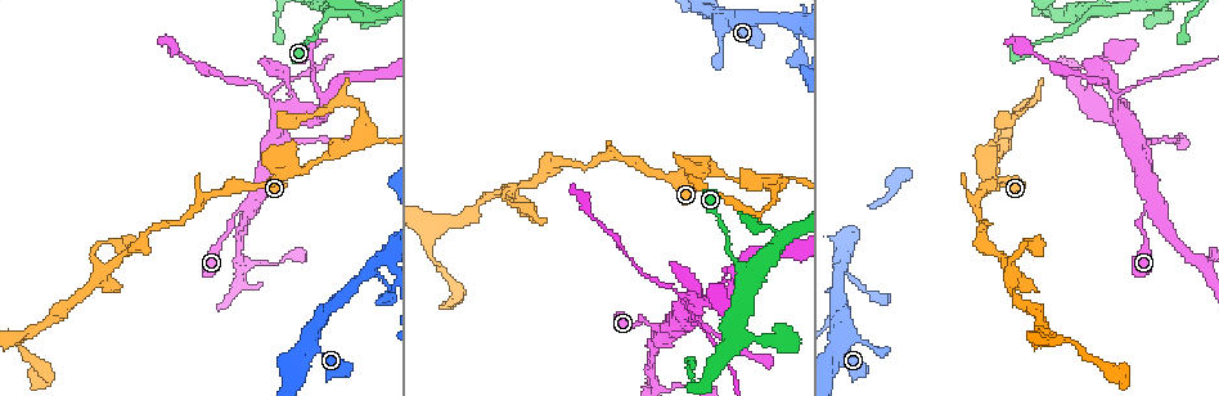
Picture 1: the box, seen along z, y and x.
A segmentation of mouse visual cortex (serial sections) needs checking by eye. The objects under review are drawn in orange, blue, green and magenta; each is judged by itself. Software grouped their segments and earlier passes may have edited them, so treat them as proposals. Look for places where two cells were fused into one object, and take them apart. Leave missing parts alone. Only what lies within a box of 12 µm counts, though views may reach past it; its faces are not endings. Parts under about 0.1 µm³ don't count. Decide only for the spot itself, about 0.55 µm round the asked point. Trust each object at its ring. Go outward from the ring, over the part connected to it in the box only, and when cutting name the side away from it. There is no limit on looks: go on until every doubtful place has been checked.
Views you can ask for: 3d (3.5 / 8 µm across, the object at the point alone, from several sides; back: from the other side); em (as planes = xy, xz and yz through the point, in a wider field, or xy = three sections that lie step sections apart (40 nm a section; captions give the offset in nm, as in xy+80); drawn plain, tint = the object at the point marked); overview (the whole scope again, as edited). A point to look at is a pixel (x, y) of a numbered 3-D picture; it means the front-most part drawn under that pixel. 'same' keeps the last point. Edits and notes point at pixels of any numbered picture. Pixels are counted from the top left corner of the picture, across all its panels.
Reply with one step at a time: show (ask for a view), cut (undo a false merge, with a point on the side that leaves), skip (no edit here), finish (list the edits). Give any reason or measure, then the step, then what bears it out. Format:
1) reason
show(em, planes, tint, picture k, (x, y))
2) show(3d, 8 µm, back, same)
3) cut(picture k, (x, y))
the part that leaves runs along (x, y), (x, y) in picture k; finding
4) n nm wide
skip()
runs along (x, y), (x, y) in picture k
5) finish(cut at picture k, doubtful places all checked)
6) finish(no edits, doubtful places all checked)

a fork
show(3d, 8 µm, picture 1, (1009, 271))

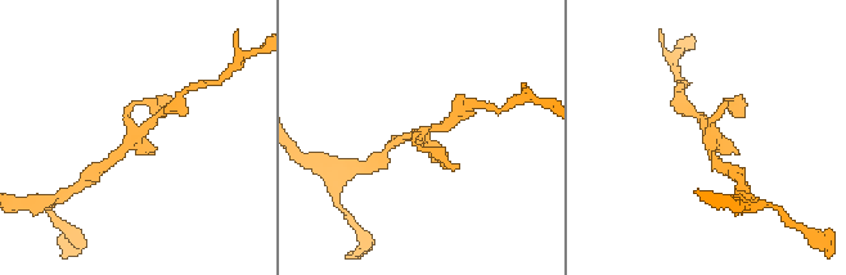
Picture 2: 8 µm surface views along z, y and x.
show(em, xy, step 5, tint, picture 2, (138, 134))

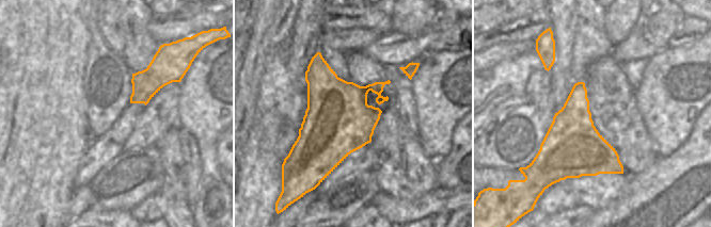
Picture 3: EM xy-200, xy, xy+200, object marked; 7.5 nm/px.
skip()
runs along (163, 111), (111, 161) in picture 2; one cell here

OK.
side arm on a straight run
show(3d, 3.5 µm, back, picture 1, (661, 336))

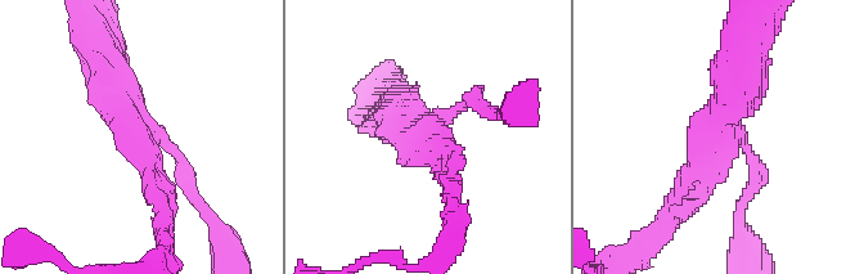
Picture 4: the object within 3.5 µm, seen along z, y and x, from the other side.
3 arms; arms of 150, 250, 500 nm
show(em, xy, step 3, tint, picture 4, (426, 131))

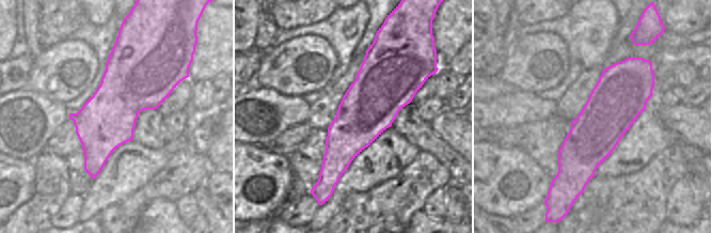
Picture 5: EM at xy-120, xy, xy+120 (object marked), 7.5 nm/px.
show(em, planes, tint, same)

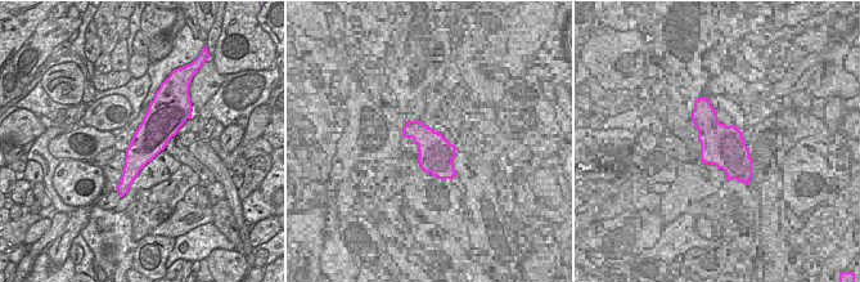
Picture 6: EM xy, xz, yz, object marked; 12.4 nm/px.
skip()
runs along (188, 179), (160, 135), (129, 124), (104, 61) in picture 4; continuous, no second cell

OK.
small branch off a trunk
show(em, xy, step 2, tint, picture 1, (692, 300))

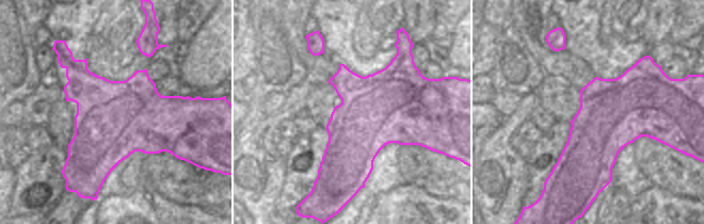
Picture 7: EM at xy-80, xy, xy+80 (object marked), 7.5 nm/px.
see where the arms go
show(3d, 3.5 µm, back, same)

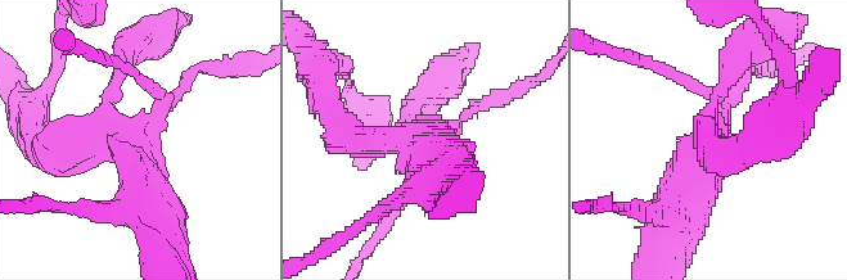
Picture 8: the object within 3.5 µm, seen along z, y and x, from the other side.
cut(picture 8, (192, 72))
the part that leaves runs along (169, 104), (196, 70), (258, 66) in picture 8; a second cell is stuck on

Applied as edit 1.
finish(cut at picture 8, doubtful places all checked)

